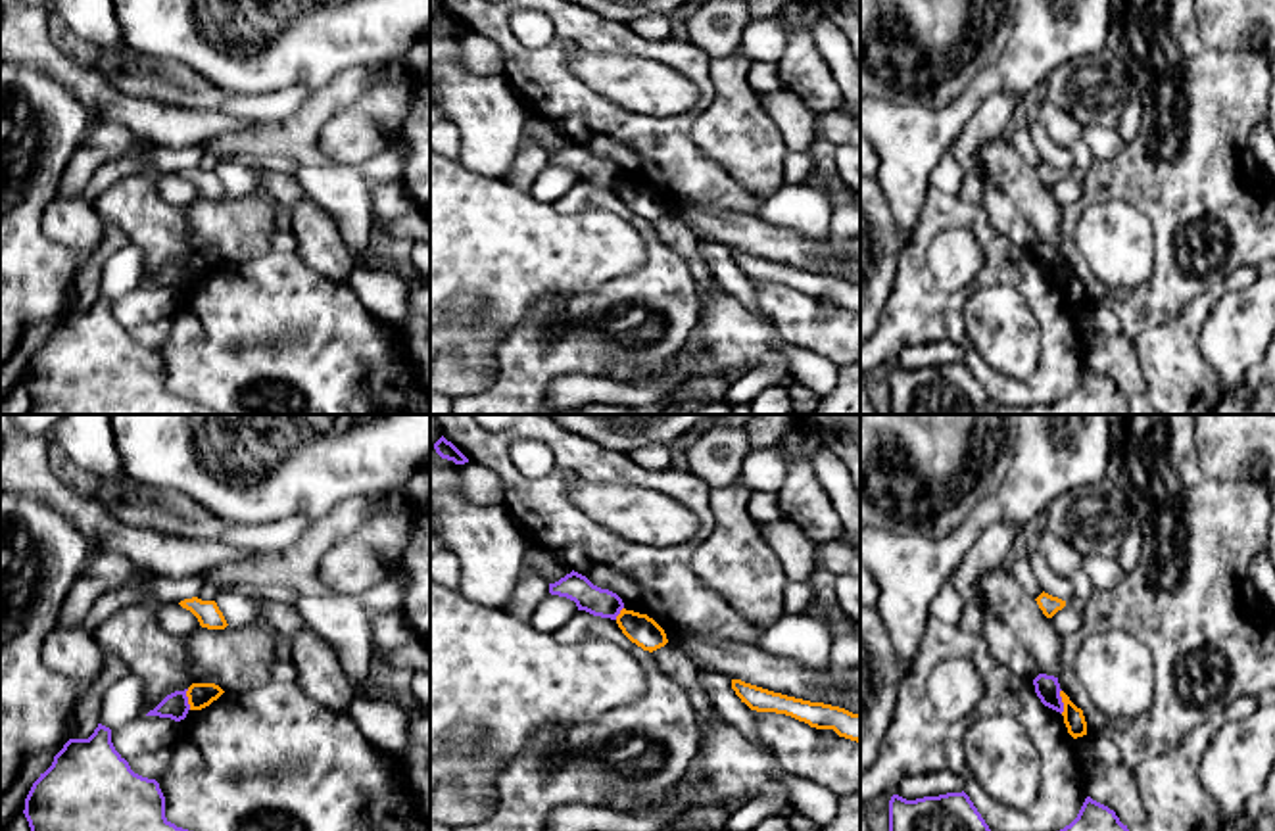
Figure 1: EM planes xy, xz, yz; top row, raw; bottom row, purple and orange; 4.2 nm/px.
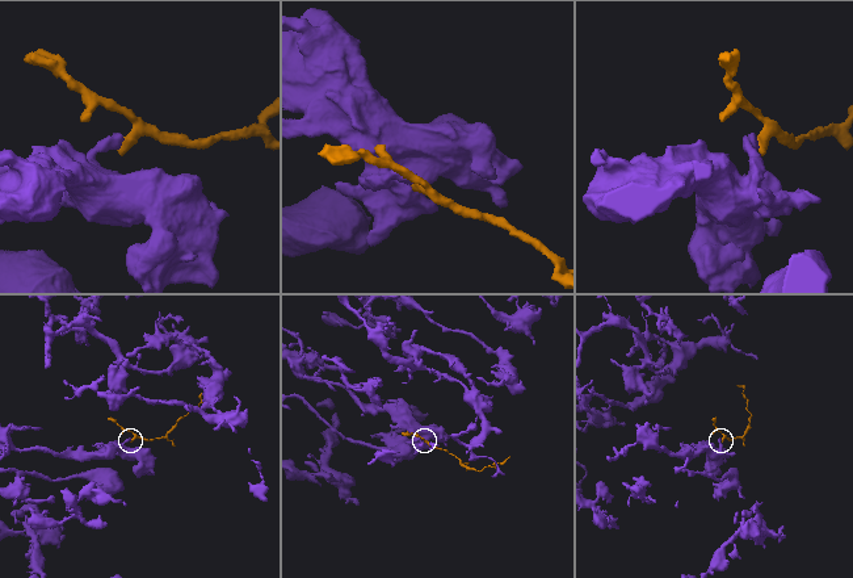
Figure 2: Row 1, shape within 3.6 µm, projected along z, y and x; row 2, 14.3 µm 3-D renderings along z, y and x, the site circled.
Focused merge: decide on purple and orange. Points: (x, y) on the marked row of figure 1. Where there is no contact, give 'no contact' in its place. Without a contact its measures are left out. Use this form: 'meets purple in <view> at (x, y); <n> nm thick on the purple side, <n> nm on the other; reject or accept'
meets purple in yz at (1060, 701); 110 nm thick on the purple side, 90 nm on the other; reject

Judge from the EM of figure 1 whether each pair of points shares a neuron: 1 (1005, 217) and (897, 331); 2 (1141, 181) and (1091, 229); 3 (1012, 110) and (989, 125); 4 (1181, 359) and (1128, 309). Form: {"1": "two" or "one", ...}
{"1": "two", "2": "two", "3": "one", "4": "two"}

